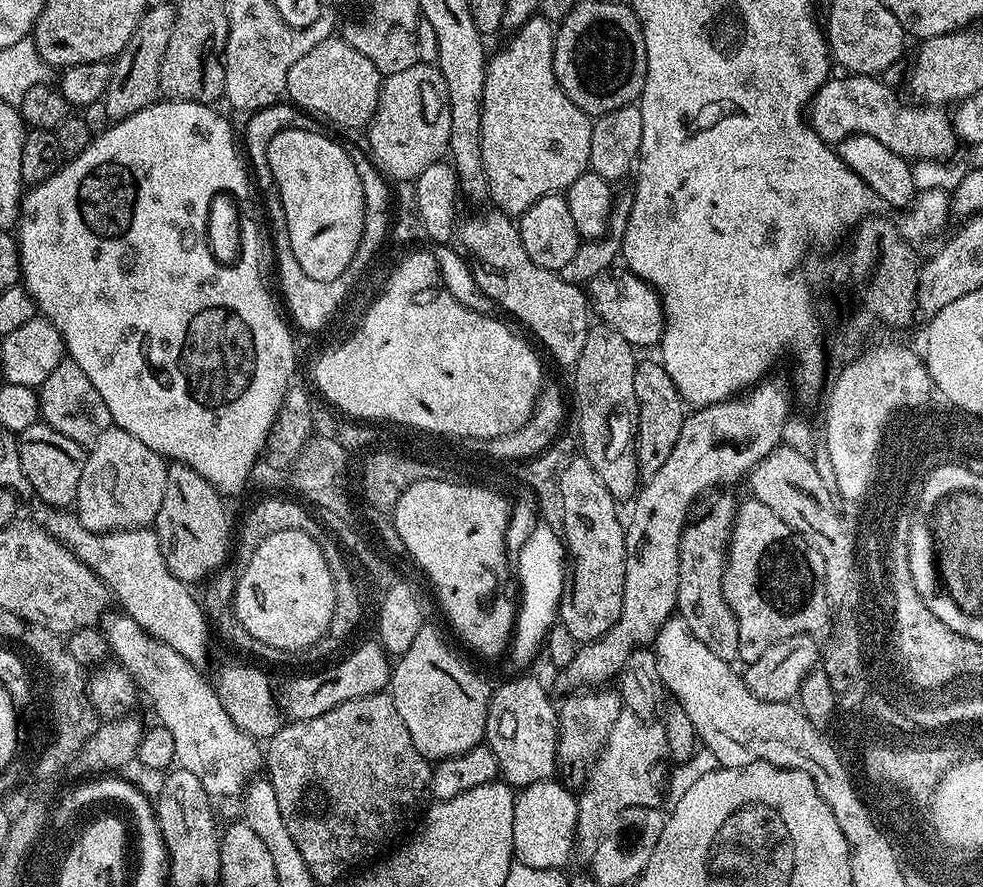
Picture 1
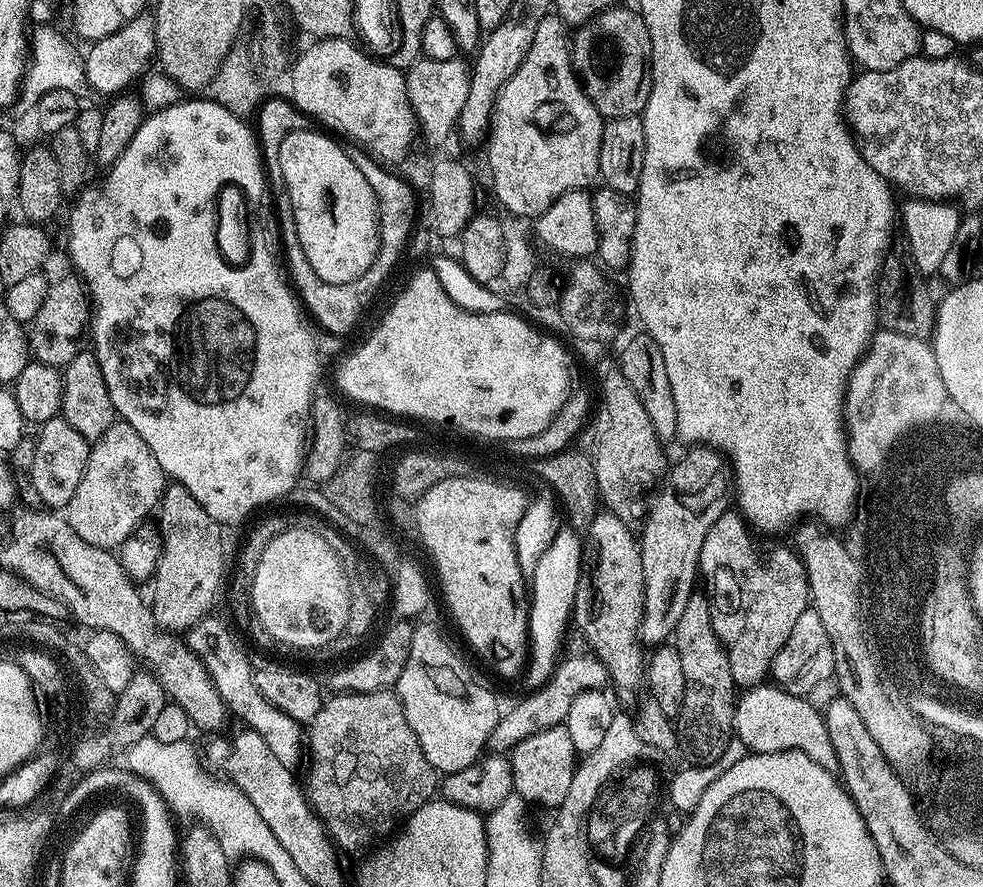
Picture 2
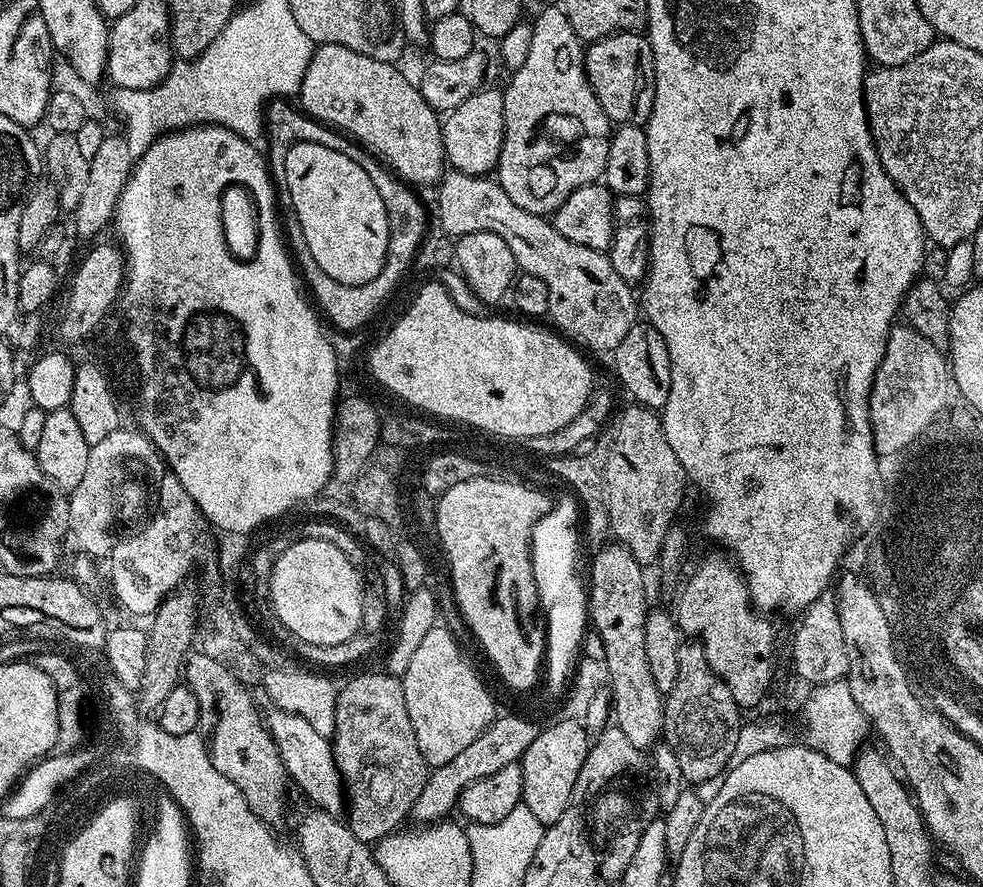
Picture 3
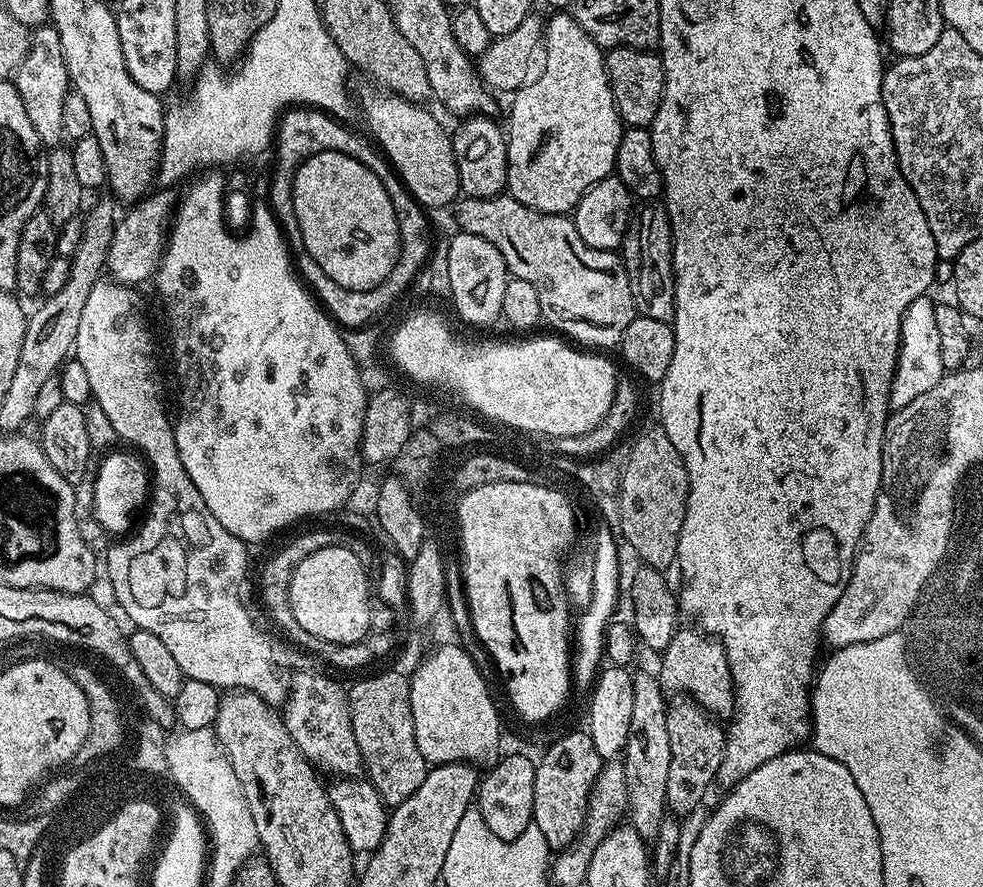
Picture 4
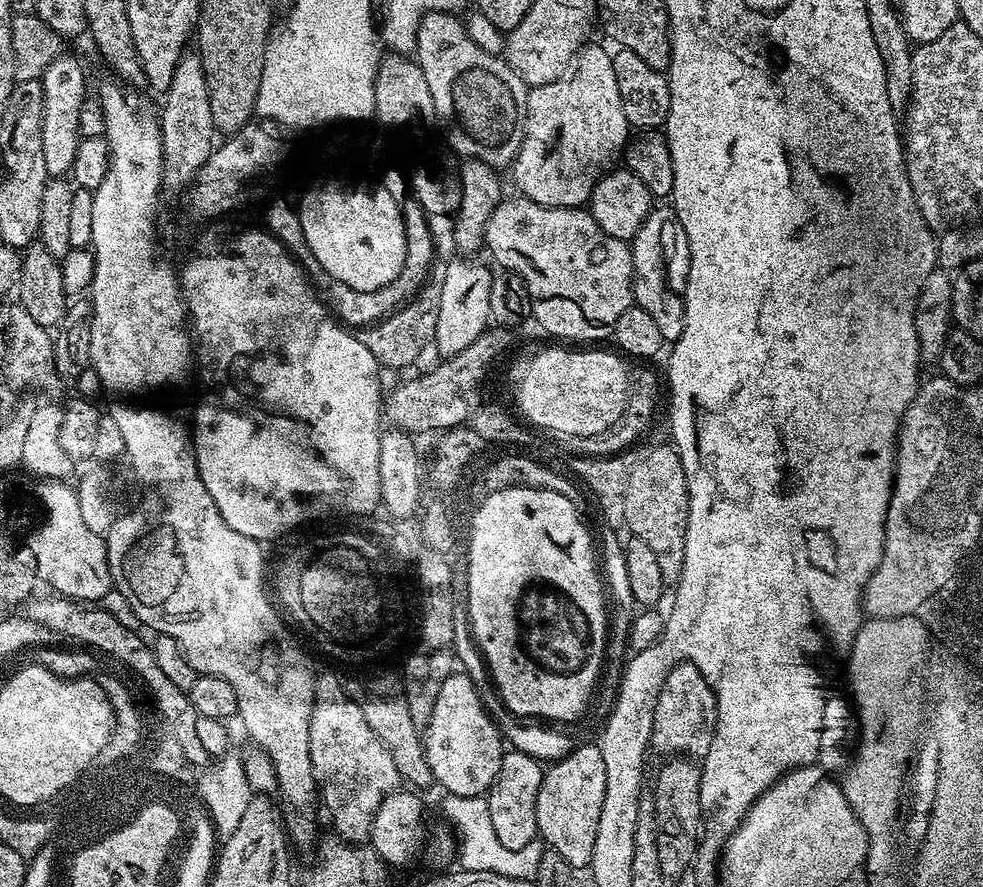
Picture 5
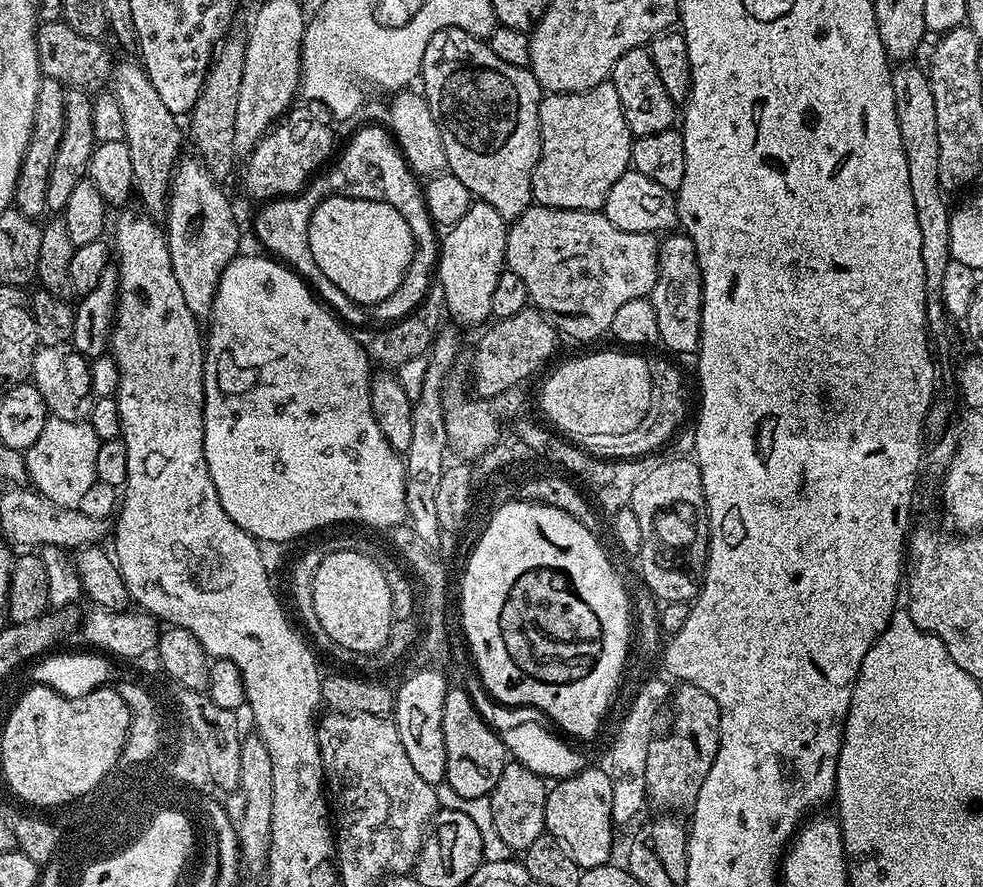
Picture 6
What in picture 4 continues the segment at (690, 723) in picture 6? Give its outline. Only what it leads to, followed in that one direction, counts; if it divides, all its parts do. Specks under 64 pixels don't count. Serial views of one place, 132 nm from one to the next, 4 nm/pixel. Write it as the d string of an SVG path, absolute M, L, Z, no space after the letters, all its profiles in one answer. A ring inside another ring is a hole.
M696 626L677 627L674 638L670 638L670 646L666 646L659 660L661 668L658 679L665 693L687 694L697 704L720 718L731 717L735 713L736 687L732 685L730 662L726 658L726 650L715 636L708 635Z

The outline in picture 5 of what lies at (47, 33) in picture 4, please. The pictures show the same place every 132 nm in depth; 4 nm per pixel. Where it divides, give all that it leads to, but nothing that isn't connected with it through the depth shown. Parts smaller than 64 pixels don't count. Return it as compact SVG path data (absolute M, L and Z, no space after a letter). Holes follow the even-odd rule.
M61 54L44 71L44 113L42 114L42 154L46 157L46 170L49 177L64 178L74 166L74 154L78 154L81 142L78 131L78 118L82 111L82 102L89 99L88 76L76 56Z

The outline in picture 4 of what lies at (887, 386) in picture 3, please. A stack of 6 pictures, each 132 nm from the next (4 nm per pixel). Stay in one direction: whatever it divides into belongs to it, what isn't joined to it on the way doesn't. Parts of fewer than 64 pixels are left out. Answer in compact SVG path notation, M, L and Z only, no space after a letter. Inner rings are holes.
M925 294L914 298L910 306L906 306L906 314L902 318L902 334L900 349L896 359L896 377L892 380L892 389L888 395L889 405L893 409L910 406L914 398L926 394L926 390L934 390L938 382L946 375L942 366L942 349L938 339L938 322L934 318L937 301Z

